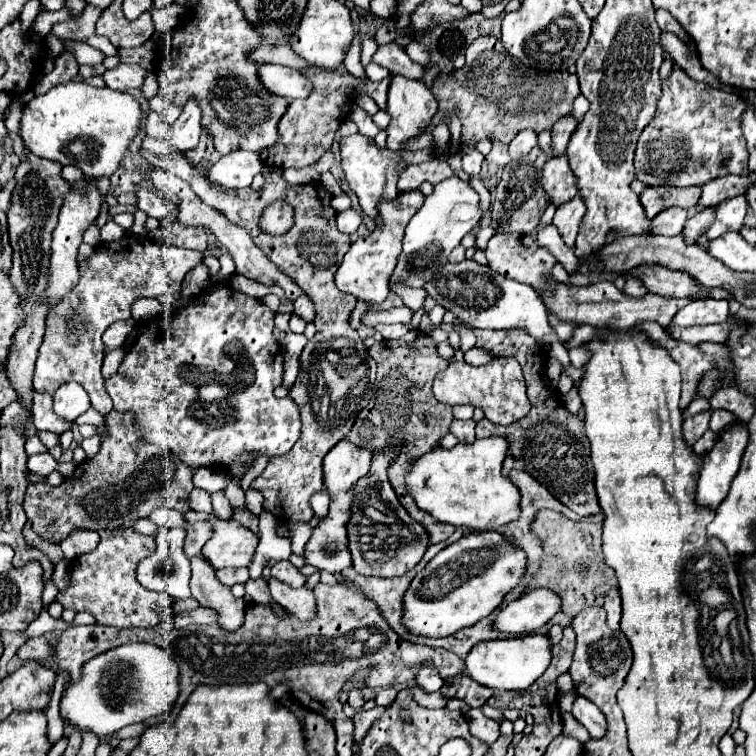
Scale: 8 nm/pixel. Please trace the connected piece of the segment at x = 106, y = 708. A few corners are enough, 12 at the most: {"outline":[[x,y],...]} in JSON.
{"outline":[[147,642],[85,664],[61,718],[105,738],[165,714],[179,668]]}

